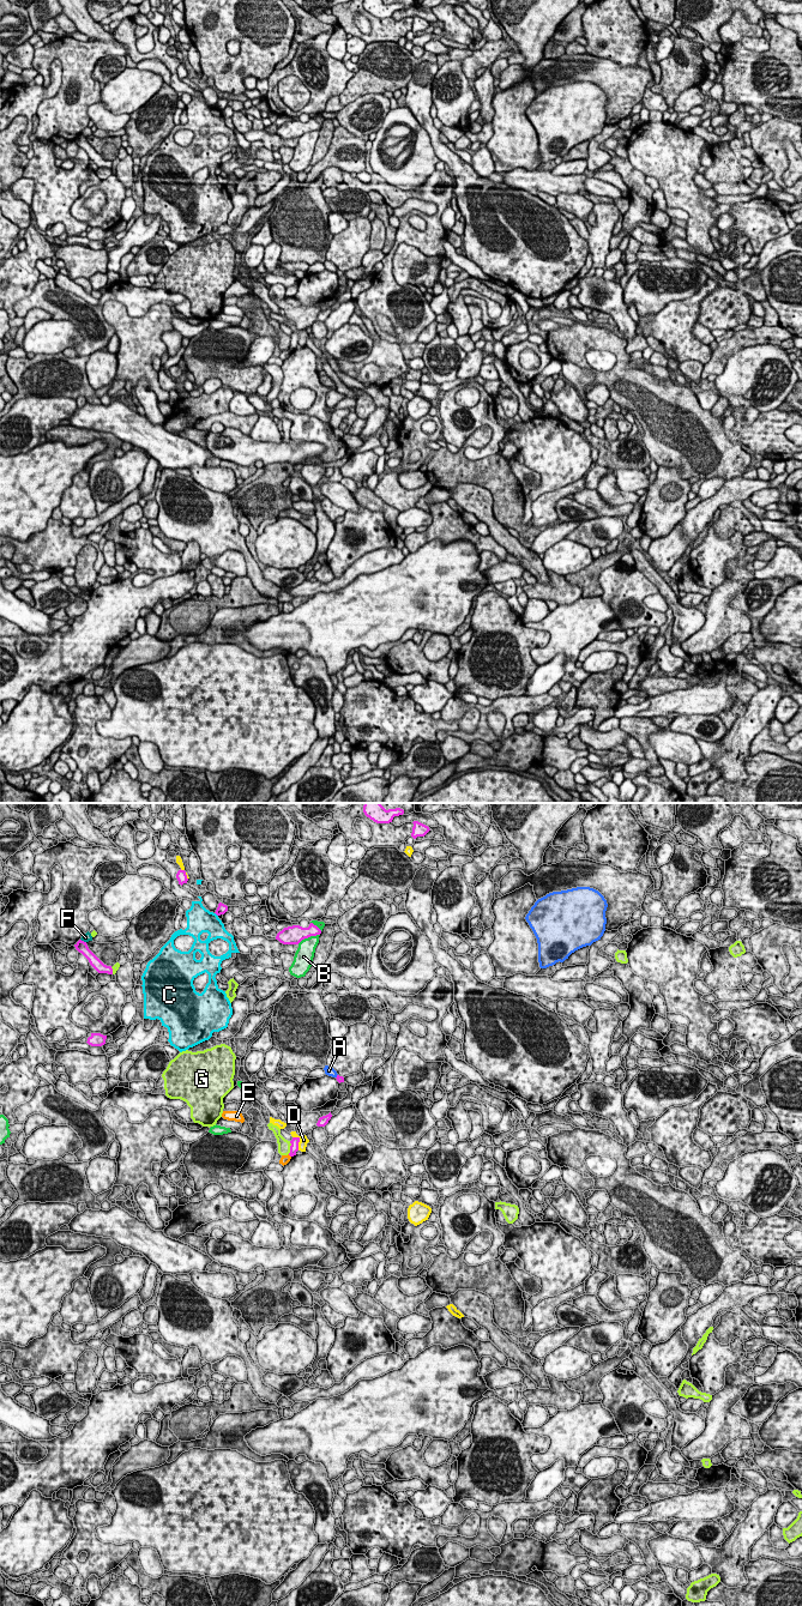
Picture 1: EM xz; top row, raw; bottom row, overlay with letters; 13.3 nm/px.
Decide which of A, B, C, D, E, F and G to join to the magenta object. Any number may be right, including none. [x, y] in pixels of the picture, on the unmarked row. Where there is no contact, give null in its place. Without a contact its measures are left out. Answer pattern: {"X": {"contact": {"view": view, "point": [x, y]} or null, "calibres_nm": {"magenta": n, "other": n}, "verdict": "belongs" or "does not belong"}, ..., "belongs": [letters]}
{"A": {"contact": {"view": "xz", "point": [337, 271]}, "calibres_nm": {"magenta": 90, "other": 120}, "verdict": "does not belong"}, "B": {"contact": {"view": "xz", "point": [308, 131]}, "calibres_nm": {"magenta": 260, "other": 240}, "verdict": "does not belong"}, "C": {"contact": {"view": "xz", "point": [216, 108]}, "calibres_nm": {"magenta": 140, "other": 340}, "verdict": "does not belong"}, "D": {"contact": {"view": "xz", "point": [299, 336]}, "calibres_nm": {"magenta": 120, "other": 120}, "verdict": "does not belong"}, "E": {"contact": null, "verdict": "does not belong"}, "F": {"contact": {"view": "xz", "point": [83, 136]}, "calibres_nm": {"magenta": 160, "other": 120}, "verdict": "does not belong"}, "G": {"contact": {"view": "xz", "point": [290, 342]}, "calibres_nm": {"magenta": 120, "other": 160}, "verdict": "does not belong"}, "belongs": []}

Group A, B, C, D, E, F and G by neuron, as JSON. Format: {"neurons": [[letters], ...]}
{"neurons": [["A"], ["B"], ["C"], ["D"], ["E"], ["F"], ["G"]]}

